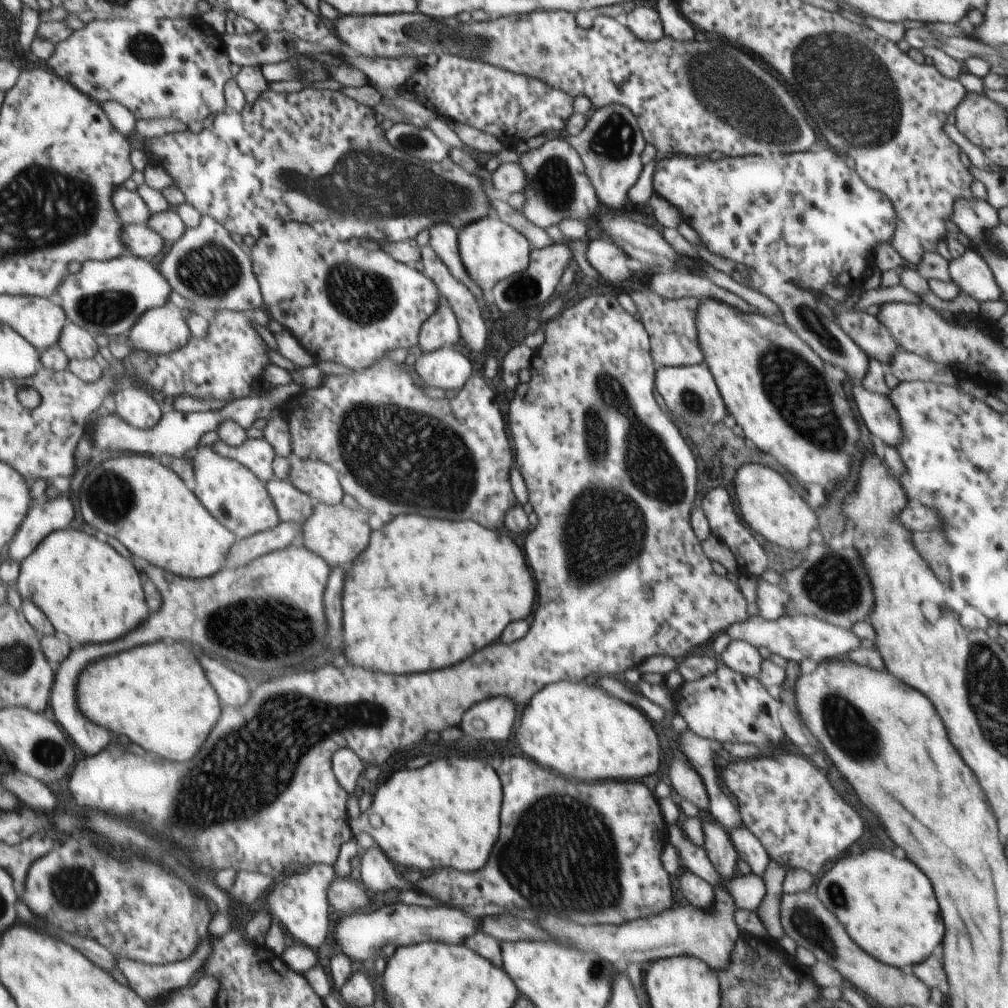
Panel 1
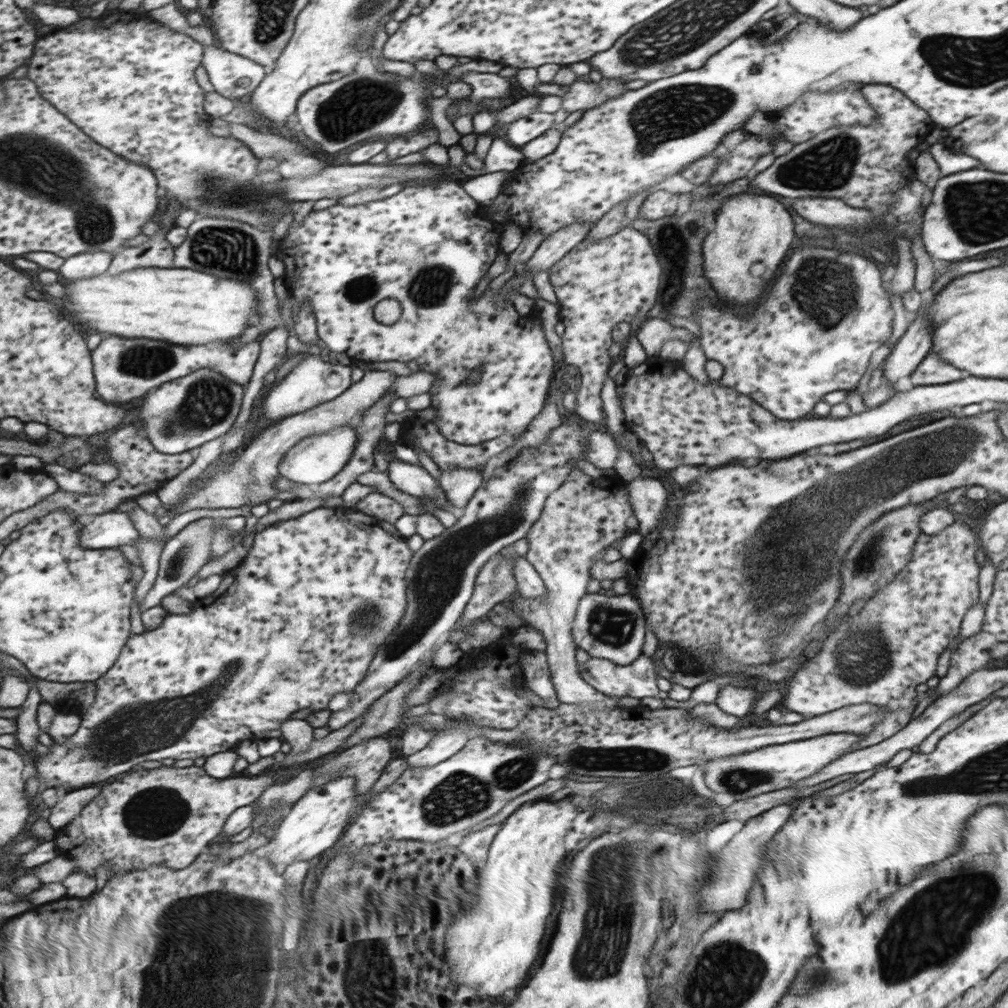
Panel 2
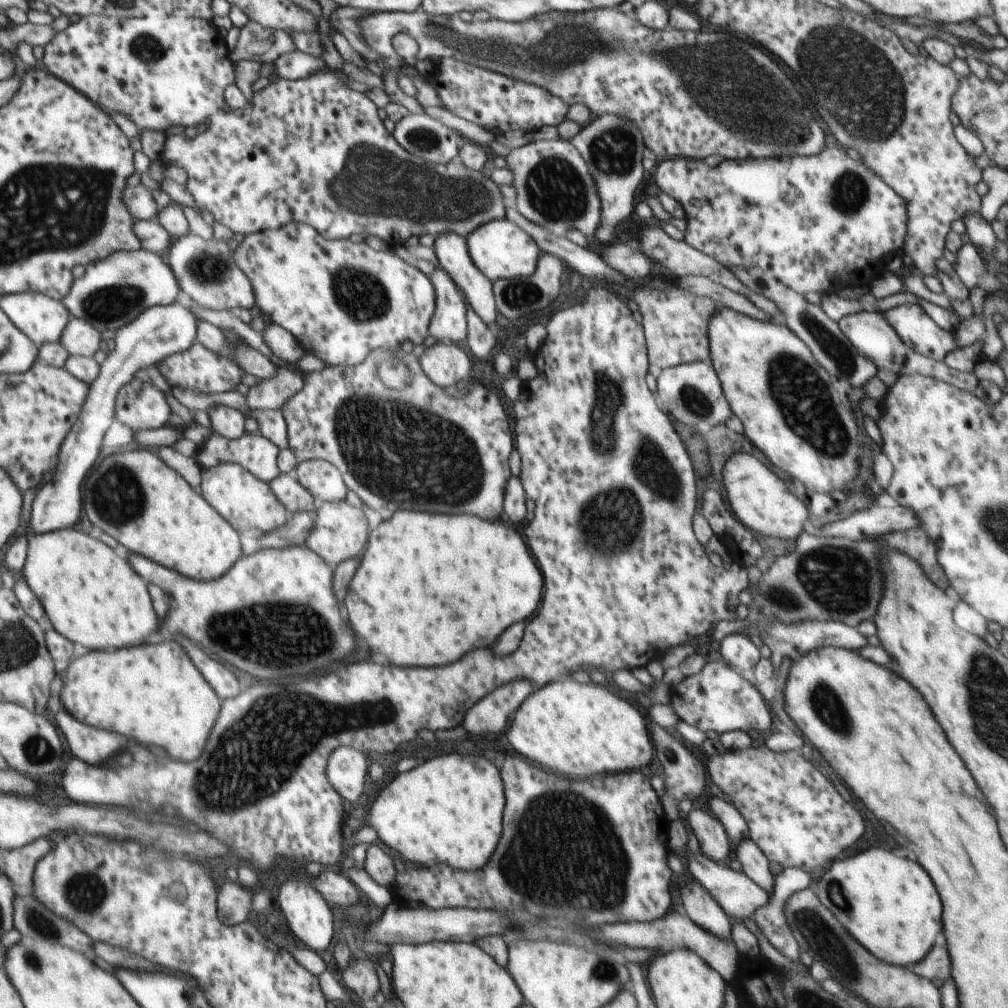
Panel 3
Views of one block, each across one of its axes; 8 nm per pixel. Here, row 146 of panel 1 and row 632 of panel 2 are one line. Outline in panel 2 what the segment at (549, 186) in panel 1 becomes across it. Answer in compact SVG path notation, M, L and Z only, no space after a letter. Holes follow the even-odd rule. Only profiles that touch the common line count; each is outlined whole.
M571 474L554 492L545 500L540 518L531 526L525 539L529 542L528 552L524 555L527 561L542 577L547 593L543 599L530 599L516 594L511 600L522 621L522 625L538 630L546 641L545 653L551 670L551 681L557 692L557 702L562 704L575 704L577 706L606 706L615 708L617 700L614 697L602 694L590 686L578 672L578 658L576 656L572 627L574 615L578 609L579 600L588 592L588 582L592 580L590 568L603 559L608 547L616 546L621 538L628 533L626 520L632 516L630 496L625 482L619 479L595 480L587 474Z

